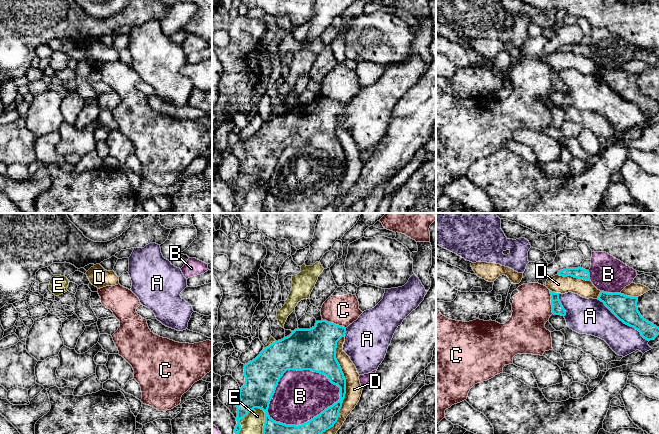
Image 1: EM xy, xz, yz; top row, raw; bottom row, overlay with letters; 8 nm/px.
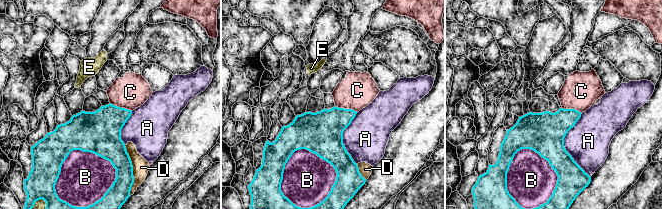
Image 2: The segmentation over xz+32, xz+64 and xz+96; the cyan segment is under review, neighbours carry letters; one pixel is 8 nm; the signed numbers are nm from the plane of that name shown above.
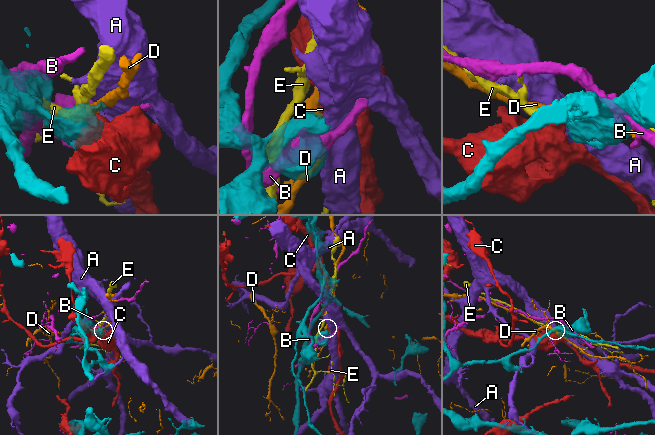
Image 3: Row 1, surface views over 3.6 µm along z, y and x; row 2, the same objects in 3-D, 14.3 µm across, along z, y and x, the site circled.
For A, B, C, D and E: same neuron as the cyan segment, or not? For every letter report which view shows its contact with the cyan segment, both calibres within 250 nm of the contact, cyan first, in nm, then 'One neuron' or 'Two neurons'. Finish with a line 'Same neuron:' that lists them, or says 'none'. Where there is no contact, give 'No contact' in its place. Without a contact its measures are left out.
A: Touches cyan in yz. Thickness 200 nm (cyan) against 280 nm. Two neurons
B: Touches cyan in xz. Thickness 200 nm (cyan) against 400 nm. Two neurons
C: Touches cyan in xz. Thickness 340 nm (cyan) against 240 nm. Two neurons
D: Touches cyan in xz. Thickness 170 nm (cyan) against 130 nm. Two neurons
E: Touches cyan in xz. Thickness 240 nm (cyan) against 190 nm. Two neurons
Same neuron: none

